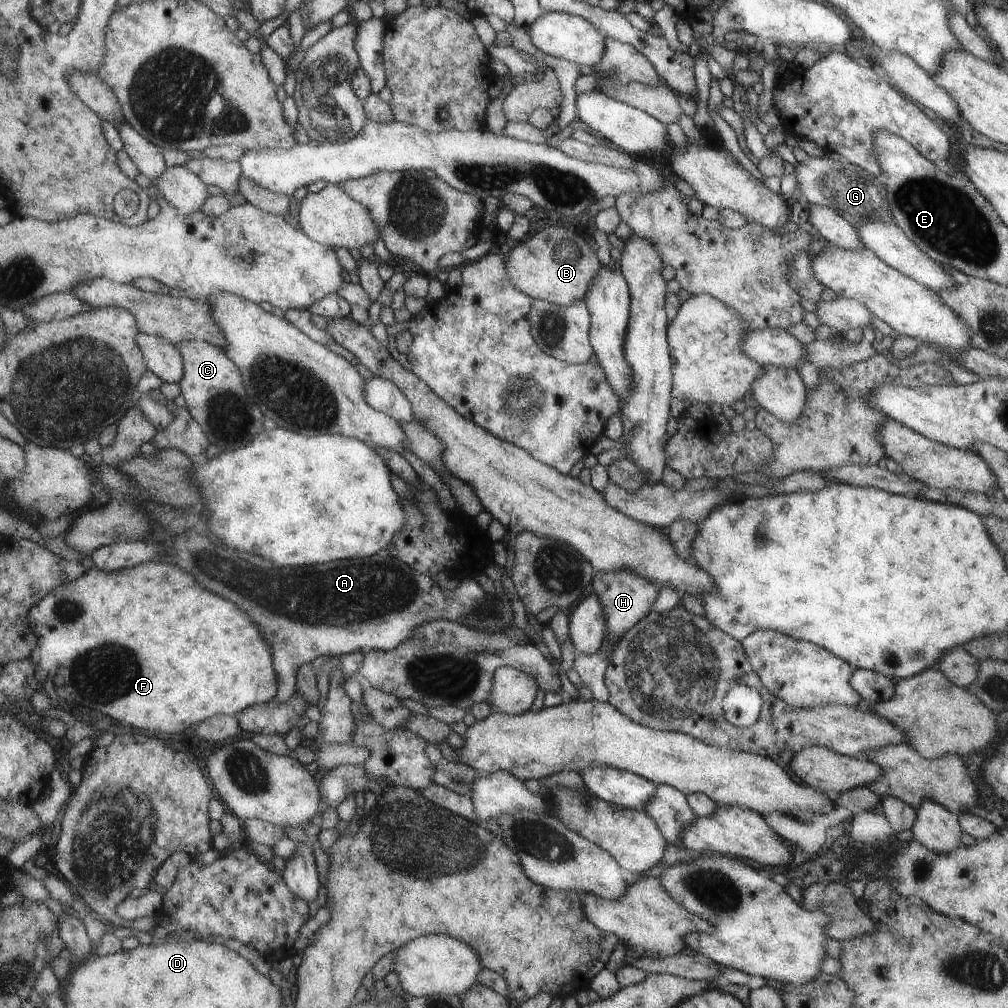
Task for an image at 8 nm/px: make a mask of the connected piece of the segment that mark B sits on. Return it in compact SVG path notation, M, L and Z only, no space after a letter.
M559 226L542 229L504 257L509 278L522 293L563 306L577 299L584 300L589 281L599 269L595 254L591 248L587 248L587 241L579 234Z

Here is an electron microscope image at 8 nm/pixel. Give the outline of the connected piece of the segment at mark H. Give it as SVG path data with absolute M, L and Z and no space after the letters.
M629 570L597 572L592 585L604 614L604 642L607 645L616 645L626 630L648 613L659 594L658 588L649 579Z

